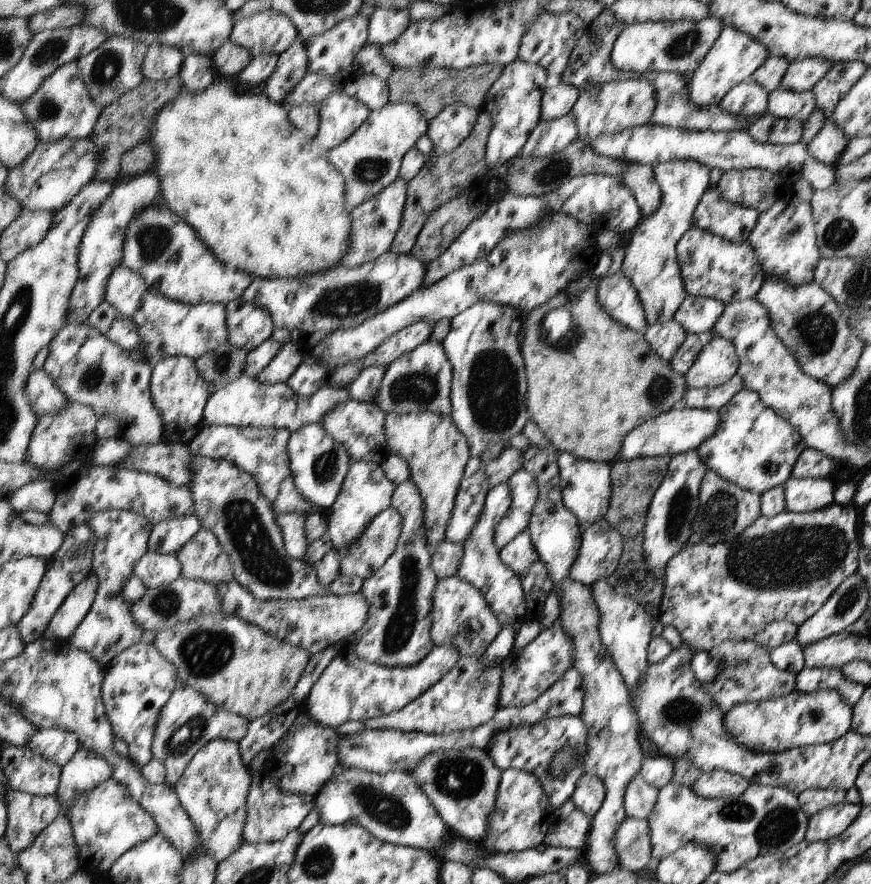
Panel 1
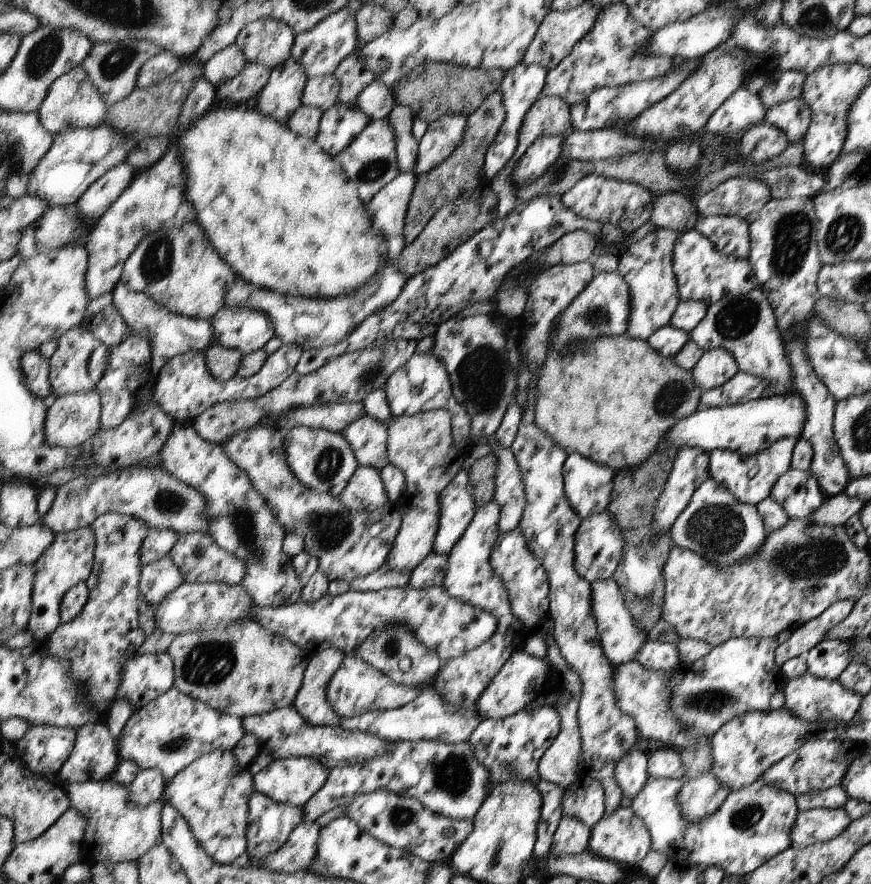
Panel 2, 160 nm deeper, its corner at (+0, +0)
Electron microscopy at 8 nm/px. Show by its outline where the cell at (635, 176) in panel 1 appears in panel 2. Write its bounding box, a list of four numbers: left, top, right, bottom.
[652,191,699,233]

